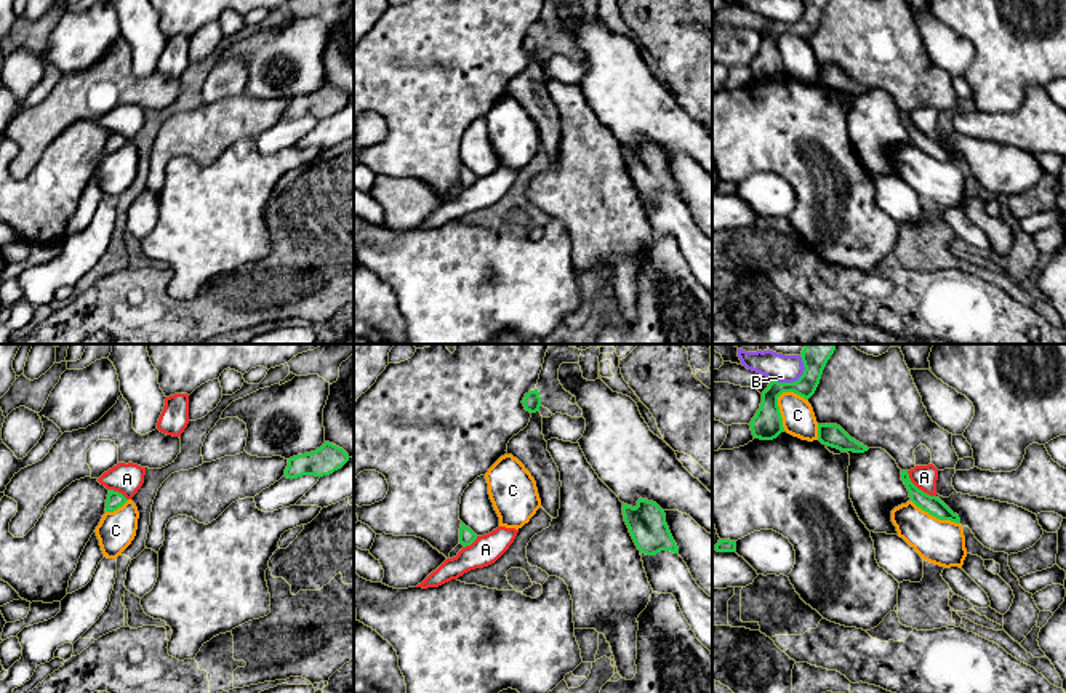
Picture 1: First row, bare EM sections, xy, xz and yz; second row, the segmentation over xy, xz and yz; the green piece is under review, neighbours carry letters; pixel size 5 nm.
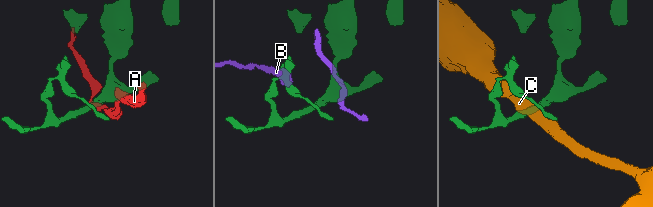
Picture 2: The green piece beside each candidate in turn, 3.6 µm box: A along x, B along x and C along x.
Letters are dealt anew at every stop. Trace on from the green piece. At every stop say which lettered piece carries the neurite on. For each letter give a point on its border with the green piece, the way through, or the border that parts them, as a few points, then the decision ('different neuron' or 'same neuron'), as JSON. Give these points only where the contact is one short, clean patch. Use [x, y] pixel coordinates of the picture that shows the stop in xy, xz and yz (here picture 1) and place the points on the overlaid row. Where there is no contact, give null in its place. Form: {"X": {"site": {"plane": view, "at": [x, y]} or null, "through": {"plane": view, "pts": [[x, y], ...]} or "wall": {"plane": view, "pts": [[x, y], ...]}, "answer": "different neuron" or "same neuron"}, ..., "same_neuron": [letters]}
{"A": {"site": {"plane": "yz", "at": [917, 488]}, "wall": {"plane": "yz", "pts": [[906, 471], [908, 477], [919, 488], [935, 496]]}, "answer": "different neuron"}, "B": {"site": {"plane": "yz", "at": [794, 381]}, "wall": {"plane": "yz", "pts": [[802, 357], [804, 368], [796, 380], [772, 381]]}, "answer": "different neuron"}, "C": {"site": {"plane": "yz", "at": [778, 407]}, "answer": "different neuron"}, "same_neuron": []}

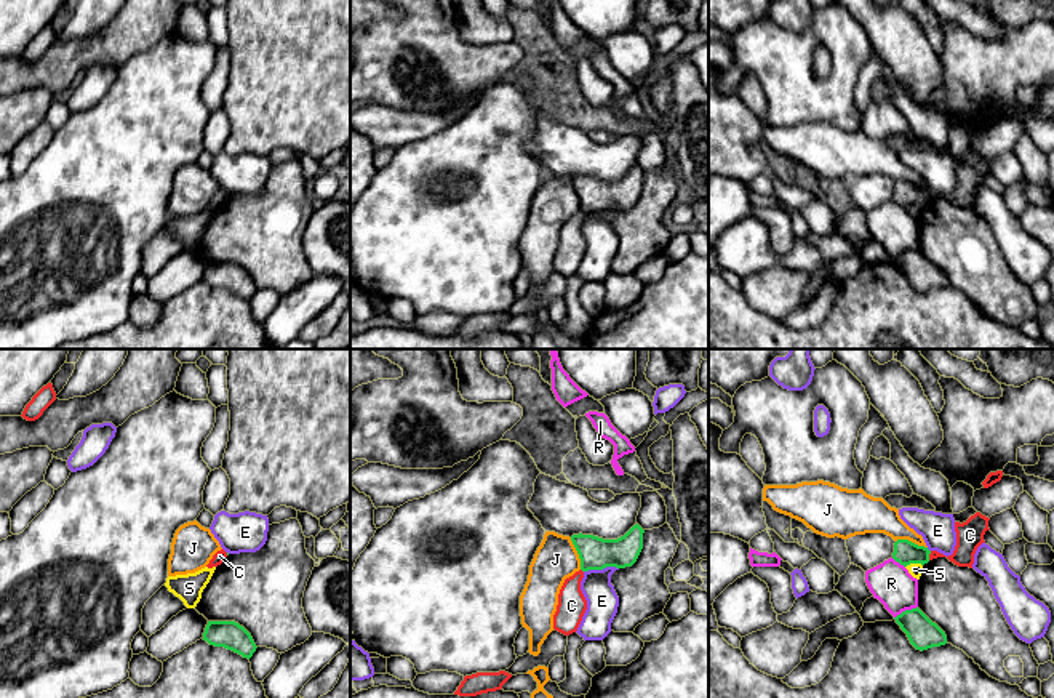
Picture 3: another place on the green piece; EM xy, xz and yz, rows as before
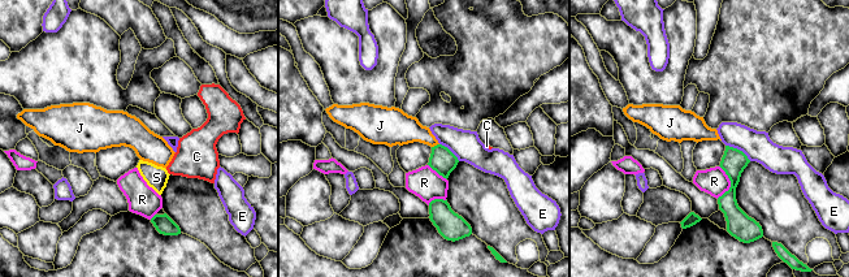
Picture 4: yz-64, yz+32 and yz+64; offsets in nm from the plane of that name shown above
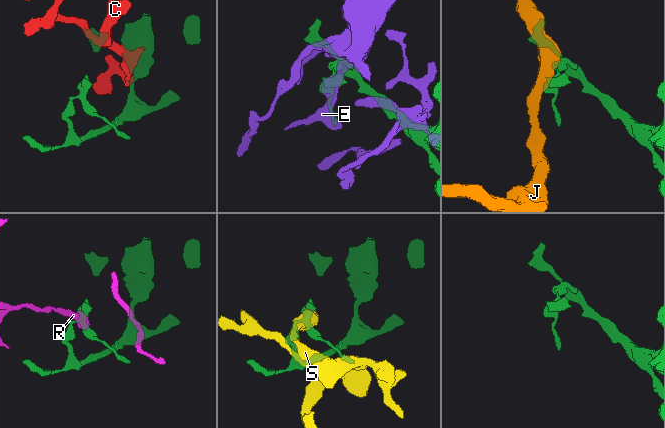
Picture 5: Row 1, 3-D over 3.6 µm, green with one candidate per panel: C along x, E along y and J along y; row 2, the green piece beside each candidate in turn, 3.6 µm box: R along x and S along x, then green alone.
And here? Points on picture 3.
{"C": {"site": {"plane": "yz", "at": [928, 556]}, "wall": {"plane": "yz", "pts": [[931, 551], [928, 559]]}, "answer": "different neuron"}, "E": {"site": {"plane": "xz", "at": [600, 569]}, "wall": {"plane": "xz", "pts": [[618, 567], [589, 569], [584, 572]]}, "answer": "different neuron"}, "J": {"site": {"plane": "xz", "at": [578, 553]}, "wall": {"plane": "xz", "pts": [[570, 538], [581, 569]]}, "answer": "different neuron"}, "R": {"site": {"plane": "yz", "at": [906, 610]}, "wall": {"plane": "yz", "pts": [[917, 605], [902, 610], [894, 618]]}, "answer": "different neuron"}, "S": {"site": {"plane": "yz", "at": [914, 562]}, "wall": {"plane": "yz", "pts": [[922, 564], [909, 564], [906, 567]]}, "answer": "different neuron"}, "same_neuron": []}

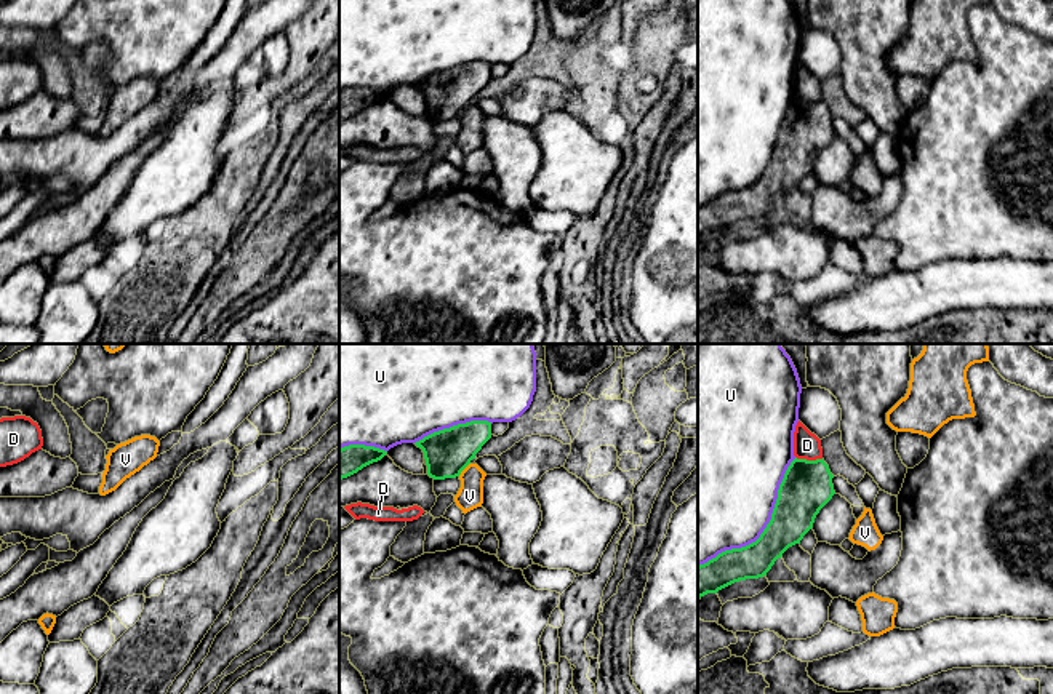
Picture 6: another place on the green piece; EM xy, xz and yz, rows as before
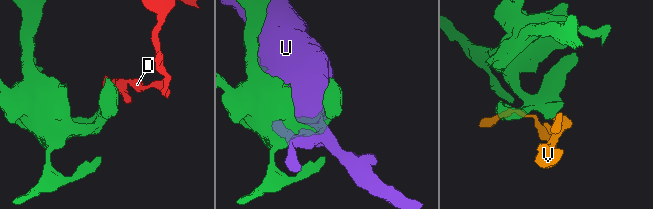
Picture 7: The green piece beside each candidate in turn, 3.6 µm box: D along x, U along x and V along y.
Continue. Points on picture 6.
{"D": {"site": {"plane": "yz", "at": [808, 461]}, "answer": "different neuron"}, "U": {"site": {"plane": "yz", "at": [765, 528]}, "answer": "different neuron"}, "V": {"site": {"plane": "xz", "at": [464, 467]}, "through": {"plane": "xz", "pts": [[448, 451], [464, 467], [469, 474], [469, 496]]}, "answer": "same neuron"}, "same_neuron": ["V"]}

